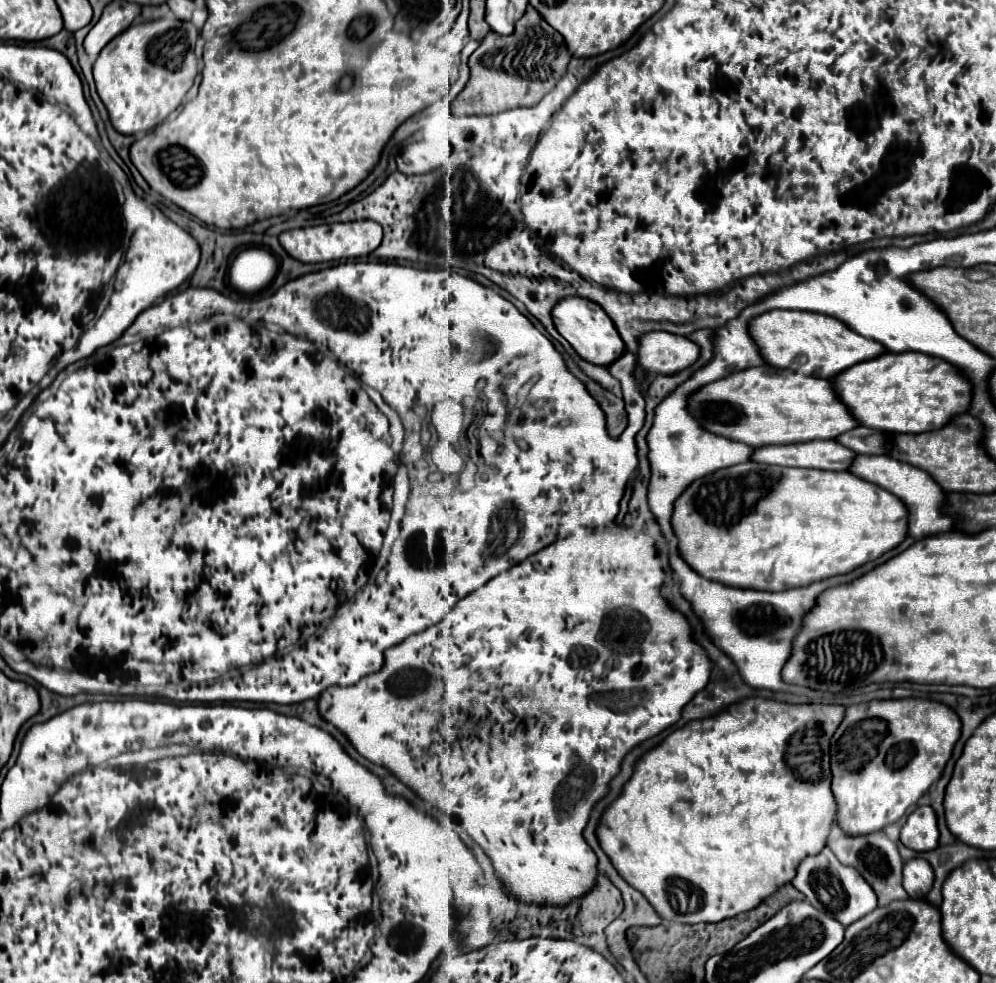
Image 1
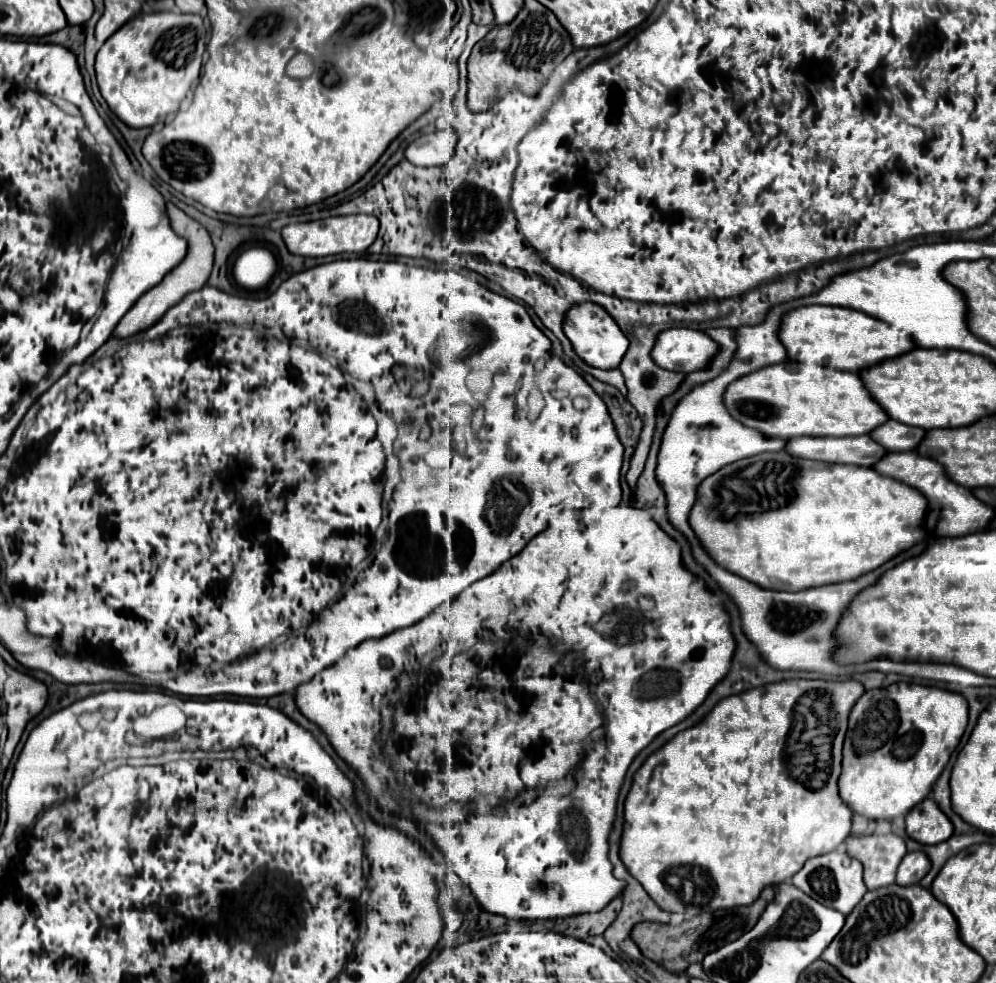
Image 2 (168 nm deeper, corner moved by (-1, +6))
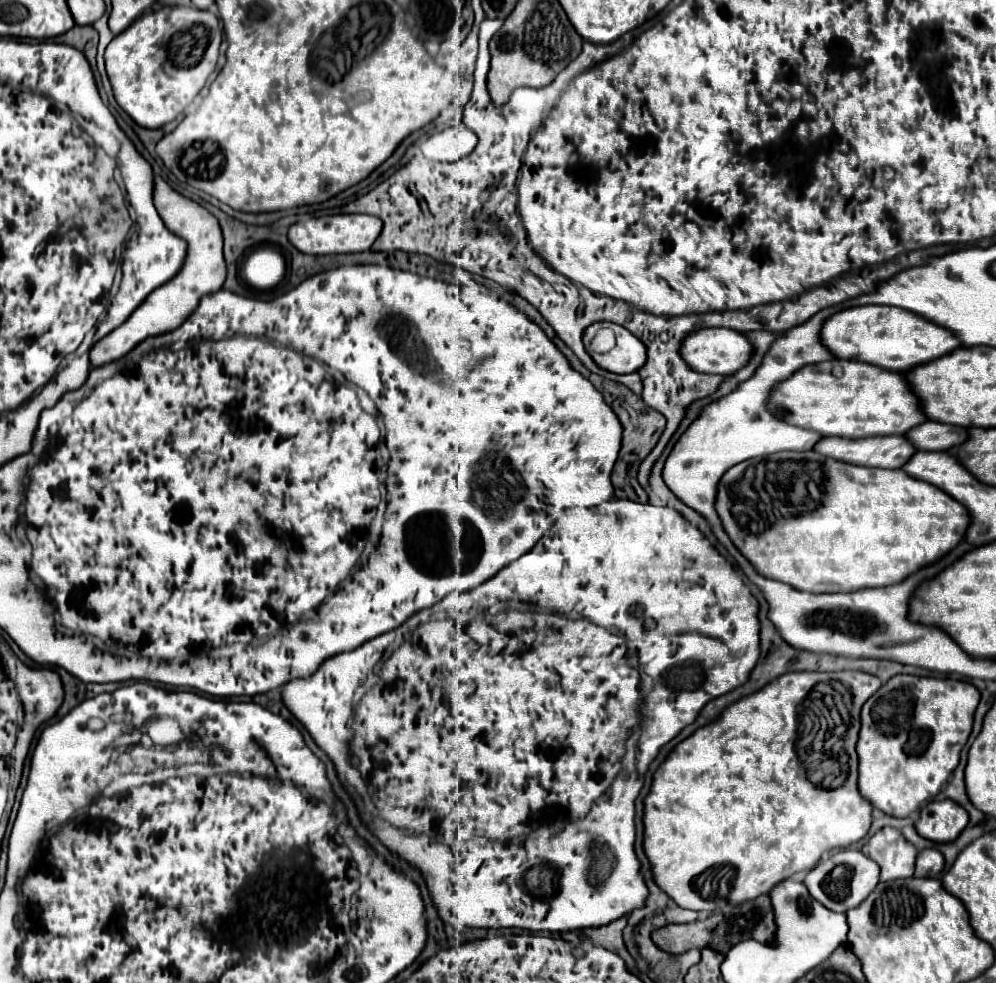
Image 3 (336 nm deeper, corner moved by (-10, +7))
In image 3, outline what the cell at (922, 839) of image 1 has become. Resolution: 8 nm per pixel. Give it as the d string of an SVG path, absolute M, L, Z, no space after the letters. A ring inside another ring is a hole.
M932 800L920 810L916 830L932 842L956 840L968 824L968 812L952 800Z

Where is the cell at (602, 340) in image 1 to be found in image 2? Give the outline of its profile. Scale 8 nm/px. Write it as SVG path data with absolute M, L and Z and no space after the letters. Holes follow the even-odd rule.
M581 303L575 305L569 313L567 319L563 323L563 331L567 335L567 339L571 341L575 353L591 367L597 369L617 369L627 347L629 347L629 339L623 335L623 331L617 327L617 323L613 321L613 317L603 311L599 305L595 303Z

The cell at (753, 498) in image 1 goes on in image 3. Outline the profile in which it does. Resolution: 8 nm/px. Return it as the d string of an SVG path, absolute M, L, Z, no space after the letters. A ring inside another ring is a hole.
M814 450L810 452L776 452L770 456L758 456L746 462L740 462L732 466L722 480L718 482L718 494L716 494L716 504L714 504L722 528L730 536L732 544L740 550L740 554L756 568L758 574L778 580L784 584L790 584L796 590L804 592L852 592L860 588L874 588L874 586L890 586L890 582L900 582L908 574L916 572L920 566L938 560L944 556L948 550L952 550L964 536L966 526L968 526L968 514L962 504L954 502L948 494L938 490L936 486L916 480L908 476L902 470L884 470L884 468L864 468L864 466L854 466L846 464L840 460L826 458Z

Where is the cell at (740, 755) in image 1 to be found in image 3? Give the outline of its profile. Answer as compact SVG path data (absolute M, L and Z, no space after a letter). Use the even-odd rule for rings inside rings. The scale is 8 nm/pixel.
M794 672L794 674L782 674L782 678L776 678L766 688L730 704L720 714L718 720L698 728L692 736L682 740L654 772L650 792L644 800L644 818L642 818L644 820L644 852L646 852L648 862L652 866L652 876L654 876L654 882L658 884L658 888L662 892L666 892L682 908L712 912L712 910L724 908L724 904L740 904L746 900L754 900L760 894L768 894L778 882L790 878L792 874L802 872L802 870L806 870L806 872L812 870L818 864L818 860L822 858L822 854L836 850L836 848L846 848L846 846L858 842L860 838L864 838L870 830L872 806L858 794L858 755L854 752L854 746L858 741L861 726L862 704L880 686L882 686L880 678L866 674L866 672L830 672L830 674Z

